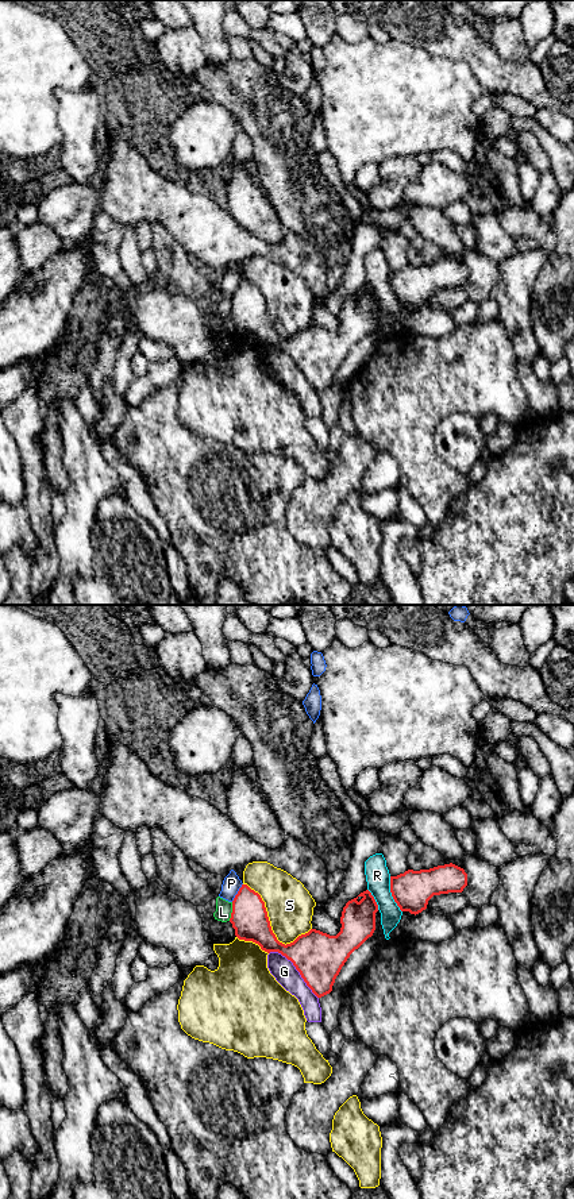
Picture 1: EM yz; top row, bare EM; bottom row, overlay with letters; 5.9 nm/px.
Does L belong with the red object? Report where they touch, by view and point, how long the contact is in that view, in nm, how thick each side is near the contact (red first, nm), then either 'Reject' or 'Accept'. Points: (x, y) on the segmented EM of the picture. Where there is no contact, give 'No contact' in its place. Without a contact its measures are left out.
Touches red at yz (232, 912). Shared border 110 nm. Thickness 220 nm (red) against 100 nm. Reject

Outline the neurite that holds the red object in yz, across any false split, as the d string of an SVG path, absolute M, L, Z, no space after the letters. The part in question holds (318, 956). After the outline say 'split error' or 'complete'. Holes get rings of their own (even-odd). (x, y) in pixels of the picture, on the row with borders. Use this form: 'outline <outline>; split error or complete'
outline M242 884L232 901L230 922L239 940L253 941L262 951L278 952L290 960L312 992L321 998L332 991L350 955L373 936L377 911L374 897L366 890L343 907L336 936L311 929L285 945L271 930L261 895Z; complete

